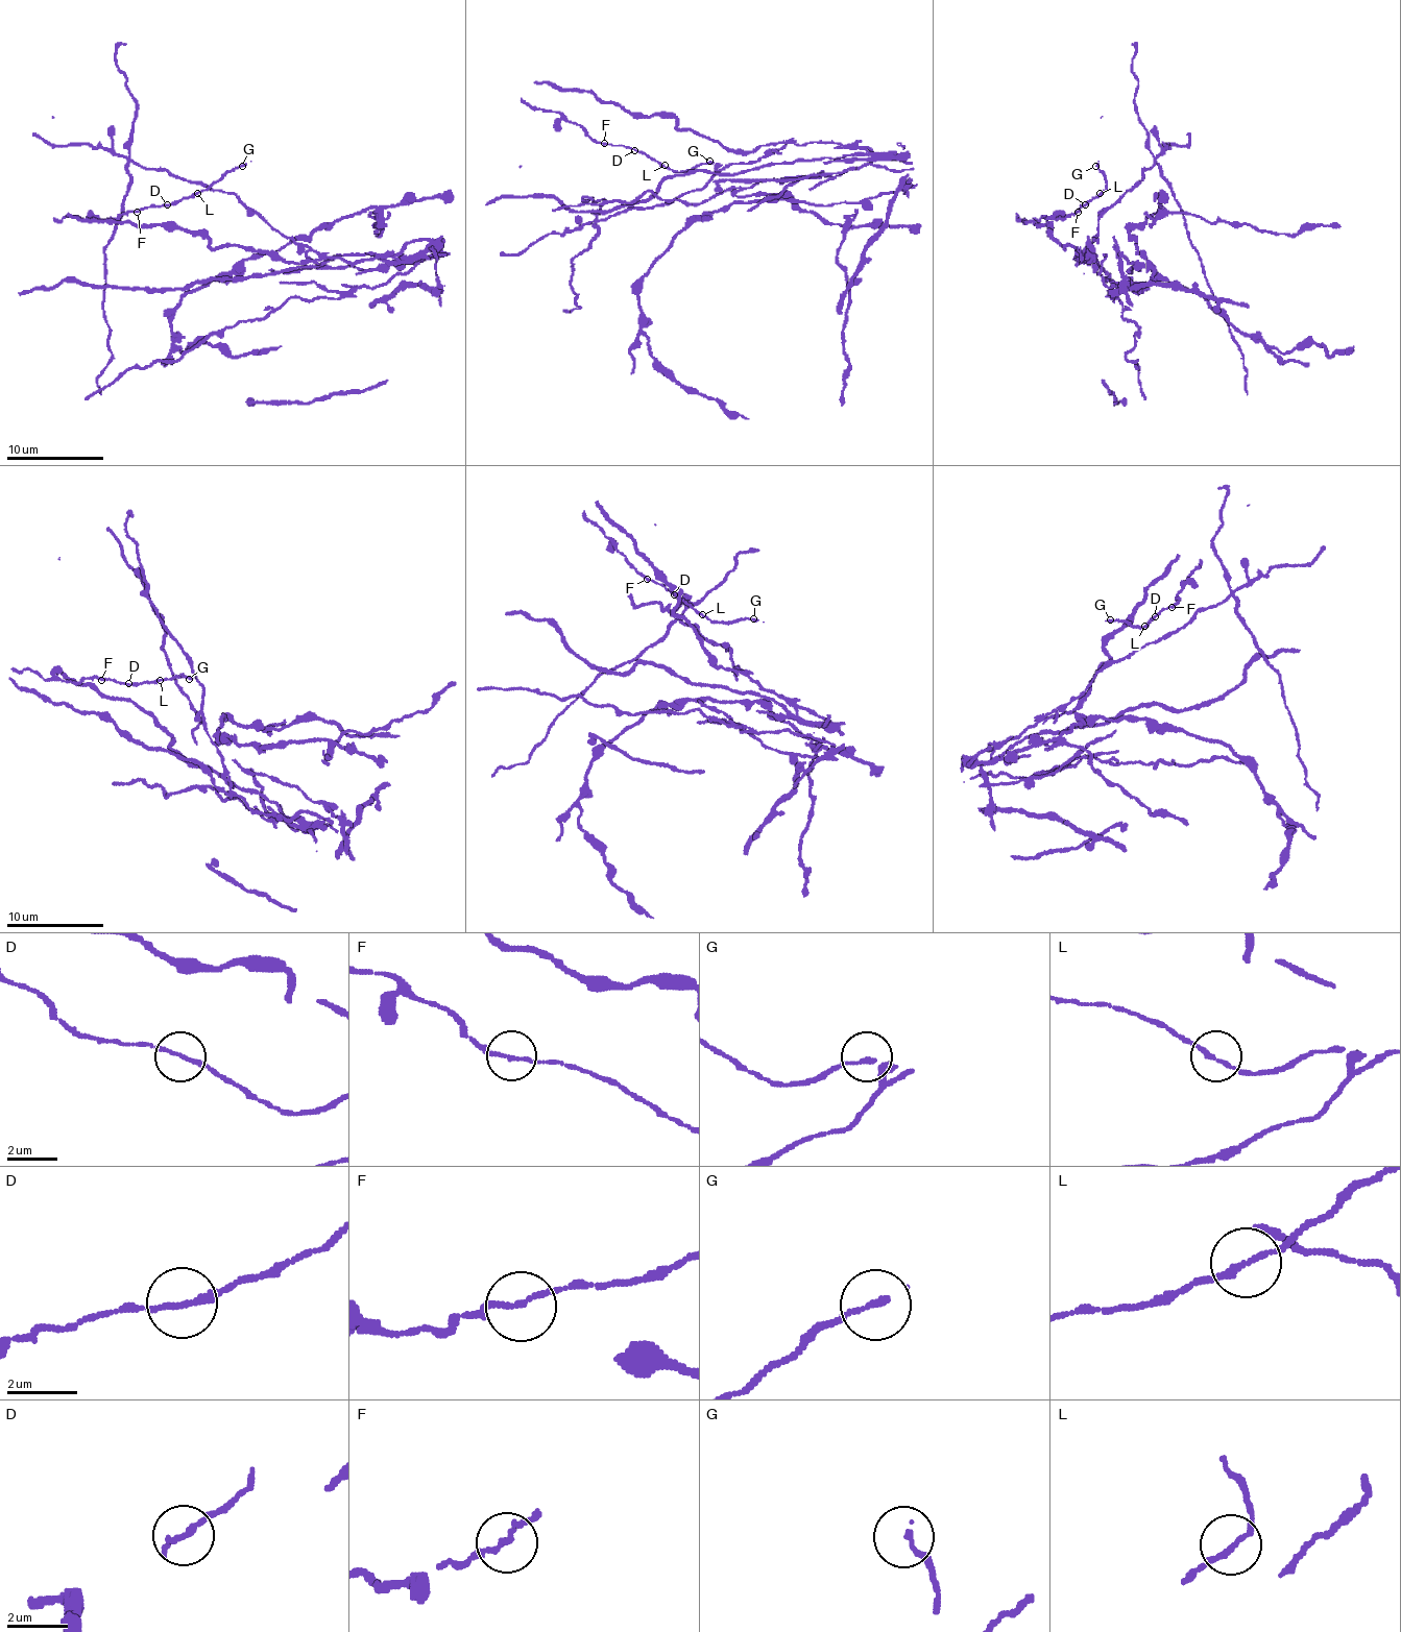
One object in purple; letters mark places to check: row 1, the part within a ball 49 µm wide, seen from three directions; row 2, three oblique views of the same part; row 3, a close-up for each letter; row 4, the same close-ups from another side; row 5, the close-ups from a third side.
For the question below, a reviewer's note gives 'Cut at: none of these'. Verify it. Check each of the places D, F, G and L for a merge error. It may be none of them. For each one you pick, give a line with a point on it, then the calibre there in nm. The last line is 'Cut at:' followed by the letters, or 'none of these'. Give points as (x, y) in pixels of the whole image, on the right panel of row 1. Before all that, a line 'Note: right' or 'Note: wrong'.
Note: wrong
F: Place: (1078, 212). Thickness 140 nm
Cut at: F

